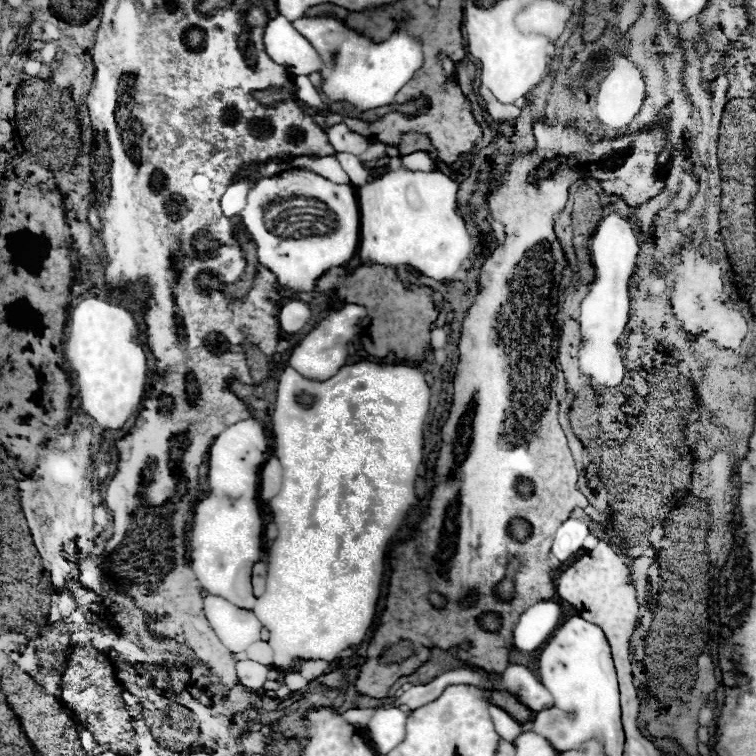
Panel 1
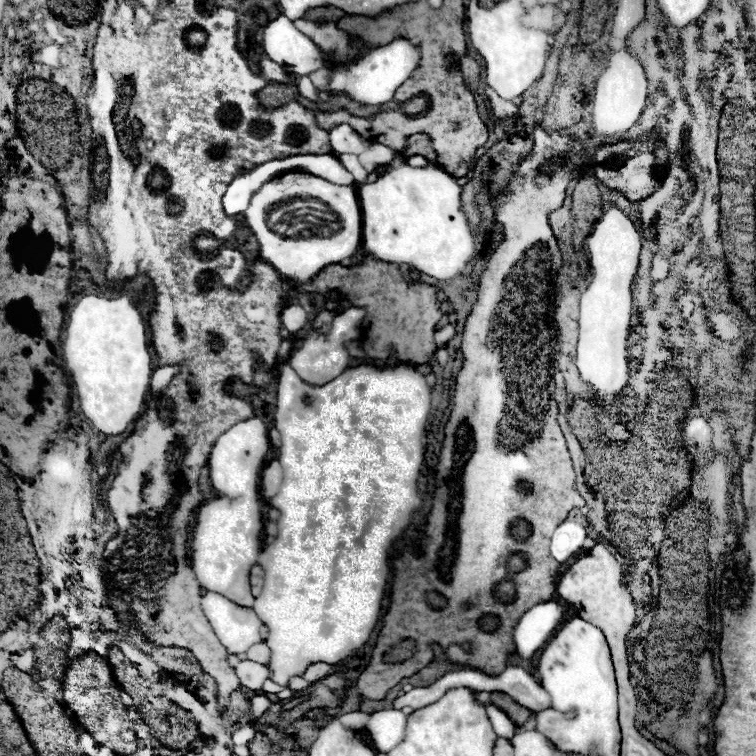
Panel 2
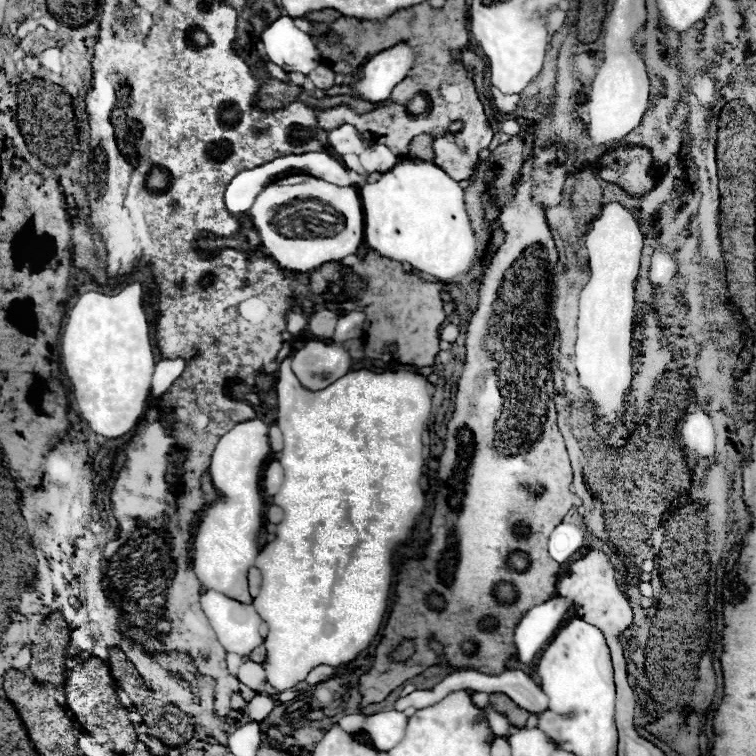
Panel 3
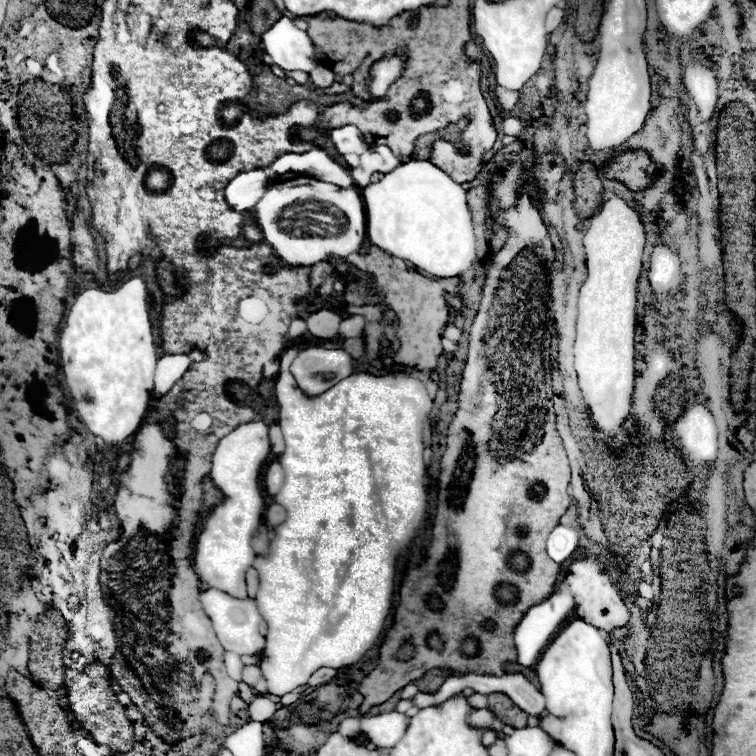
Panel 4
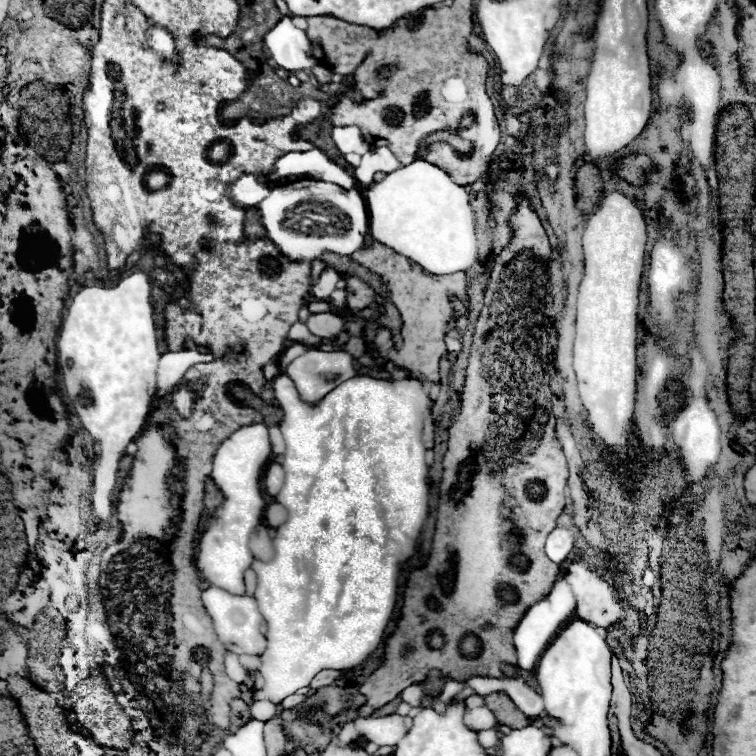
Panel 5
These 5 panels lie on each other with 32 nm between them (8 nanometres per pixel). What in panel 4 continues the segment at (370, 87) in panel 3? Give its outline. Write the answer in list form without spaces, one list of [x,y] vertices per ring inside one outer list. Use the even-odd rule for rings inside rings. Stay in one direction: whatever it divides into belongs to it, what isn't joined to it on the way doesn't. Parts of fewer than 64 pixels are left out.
[[[392,58],[392,60],[382,60],[378,64],[372,66],[372,98],[384,98],[388,92],[388,86],[400,76],[400,72],[404,70],[404,64],[400,58]]]

